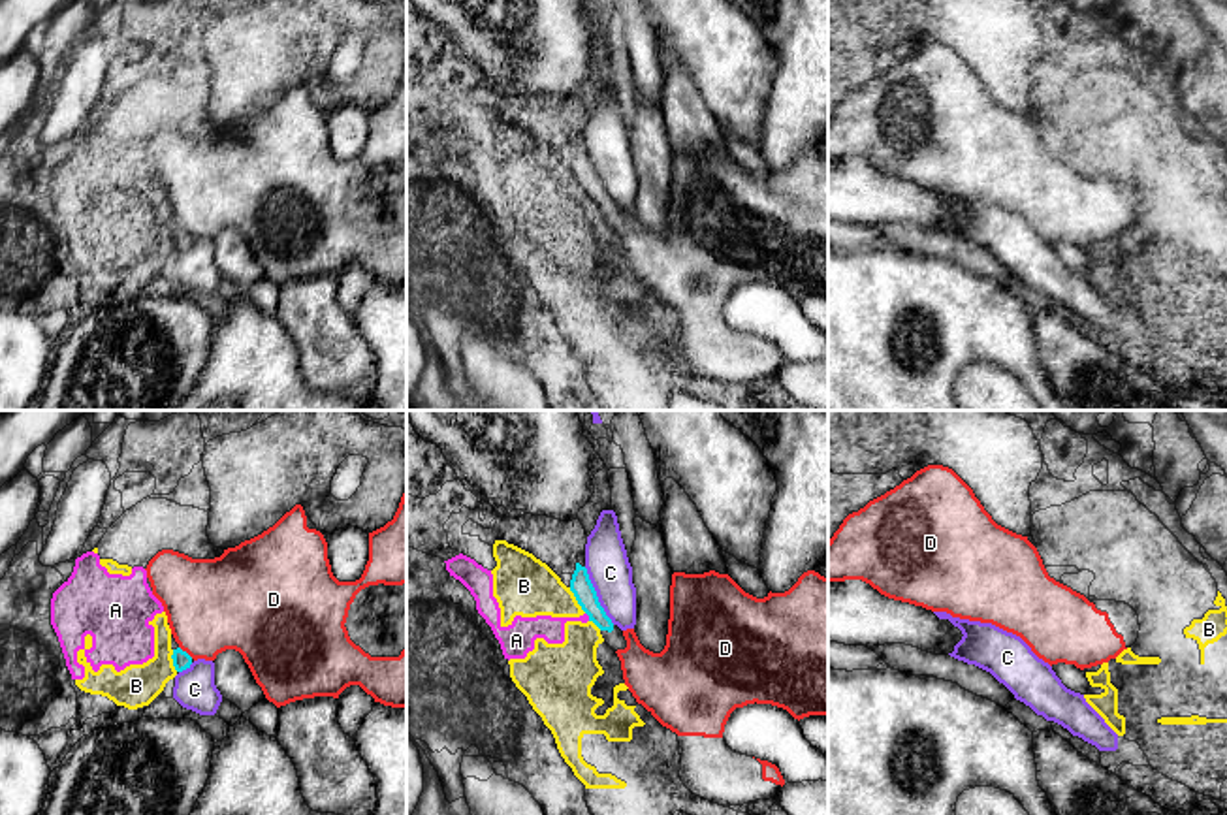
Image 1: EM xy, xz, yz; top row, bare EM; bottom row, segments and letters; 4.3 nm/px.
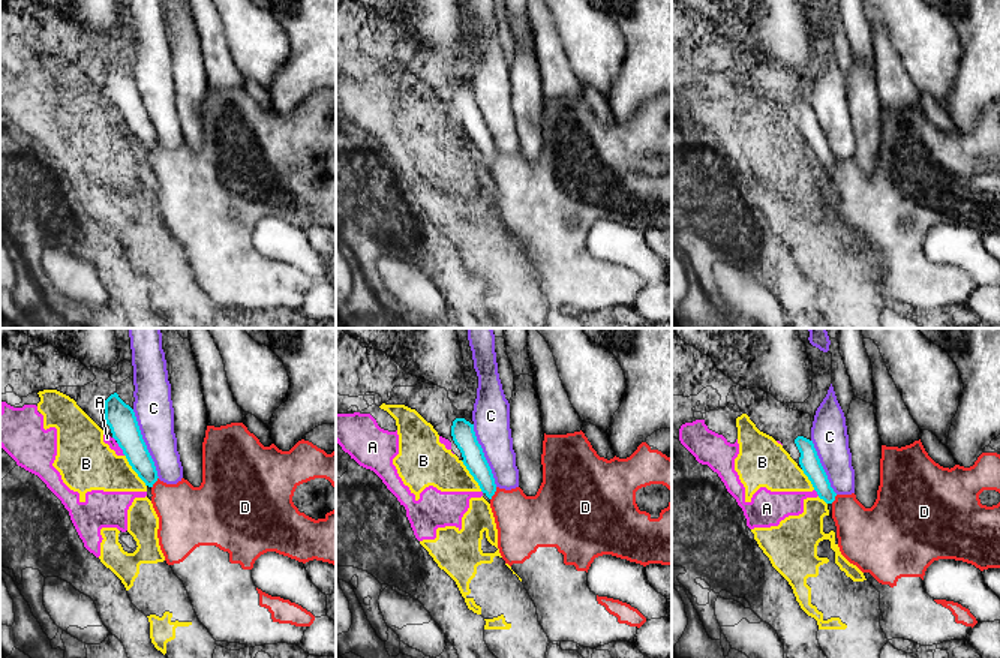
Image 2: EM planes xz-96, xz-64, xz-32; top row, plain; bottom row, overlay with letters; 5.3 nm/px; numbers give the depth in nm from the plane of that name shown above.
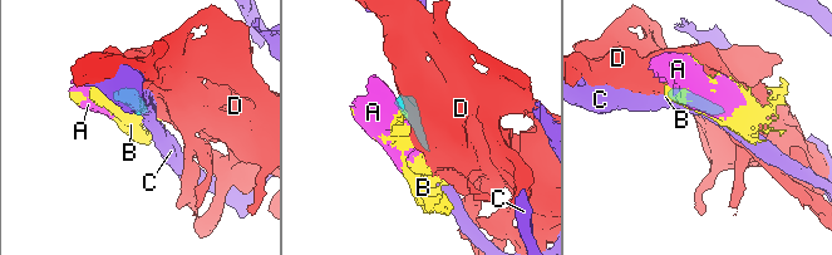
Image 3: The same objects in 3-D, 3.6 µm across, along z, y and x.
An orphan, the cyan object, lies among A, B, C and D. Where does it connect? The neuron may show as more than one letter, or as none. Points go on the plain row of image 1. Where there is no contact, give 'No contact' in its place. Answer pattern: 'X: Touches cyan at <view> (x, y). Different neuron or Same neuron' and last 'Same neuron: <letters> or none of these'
A: Touches cyan at xz (588, 192). Different neuron
B: Touches cyan at xz (576, 177). Different neuron
C: Touches cyan at xz (595, 174). Different neuron
D: Touches cyan at xy (185, 230). Different neuron
Same neuron: none of these

